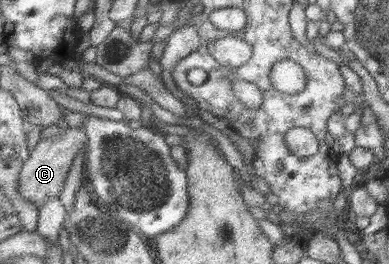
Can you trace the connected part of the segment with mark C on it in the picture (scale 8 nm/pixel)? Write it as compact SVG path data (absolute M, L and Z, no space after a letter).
M83 124L78 127L68 125L66 128L62 128L62 132L59 135L53 135L53 137L42 141L39 140L32 151L31 158L24 161L21 180L19 180L21 181L21 193L29 201L33 201L39 211L47 199L58 197L59 192L65 186L65 180L67 180L69 168L73 166L75 155L79 154L81 148L85 148L85 144L89 142L89 135L87 135Z

